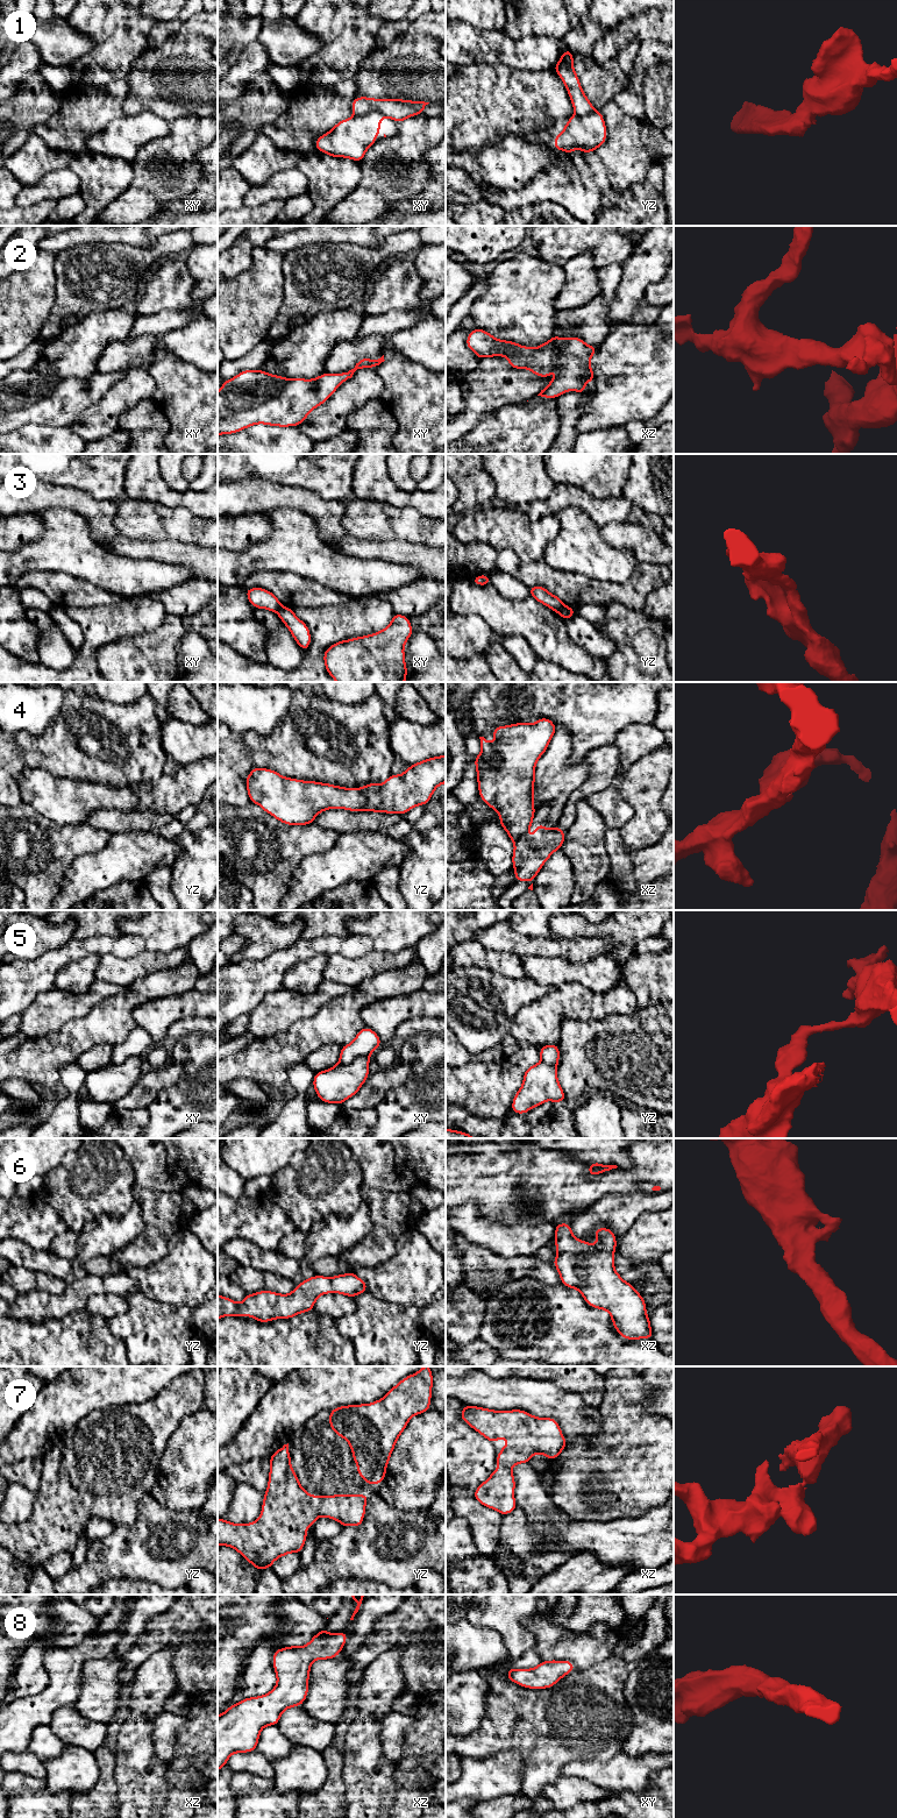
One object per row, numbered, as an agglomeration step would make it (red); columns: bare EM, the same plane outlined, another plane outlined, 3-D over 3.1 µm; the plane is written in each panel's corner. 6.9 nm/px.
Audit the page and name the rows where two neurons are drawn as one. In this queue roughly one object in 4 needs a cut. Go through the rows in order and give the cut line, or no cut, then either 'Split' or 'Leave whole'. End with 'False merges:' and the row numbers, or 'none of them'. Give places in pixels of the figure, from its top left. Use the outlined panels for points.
1: Split along xy (355, 114), (363, 115), (378, 111), (385, 115). Split
2: No split. Leave whole
3: Split along yz (566, 606), (557, 612). Split
4: Split along yz (357, 789), (365, 800), (367, 809). Split
5: Split along xy (368, 1056), (361, 1056), (347, 1064), (339, 1063). Split
6: No split. Leave whole
7: No split. Leave whole
8: No split. Leave whole
False merges: 1, 3, 4, 5

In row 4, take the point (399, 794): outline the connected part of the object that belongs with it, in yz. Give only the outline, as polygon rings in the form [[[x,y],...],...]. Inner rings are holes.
[[[446,754],[411,765],[403,774],[391,774],[382,784],[368,783],[358,790],[366,800],[366,810],[404,815],[417,805],[426,805],[435,789],[446,783]]]

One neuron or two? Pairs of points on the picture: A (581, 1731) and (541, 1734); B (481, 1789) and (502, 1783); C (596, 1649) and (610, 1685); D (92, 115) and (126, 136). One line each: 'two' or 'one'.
A: one
B: one
C: two
D: two

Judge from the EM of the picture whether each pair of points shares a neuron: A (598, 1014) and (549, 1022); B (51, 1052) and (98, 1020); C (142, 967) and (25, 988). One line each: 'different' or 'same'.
A: same
B: same
C: different

